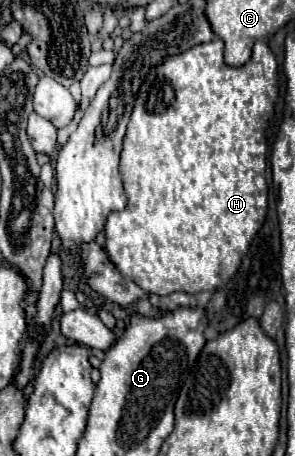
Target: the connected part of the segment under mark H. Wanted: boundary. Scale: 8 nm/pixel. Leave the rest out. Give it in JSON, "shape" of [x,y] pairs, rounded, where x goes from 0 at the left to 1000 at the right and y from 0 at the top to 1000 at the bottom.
{"shape":[[[725,86],[712,94],[678,94],[664,103],[644,103],[637,112],[610,121],[583,121],[583,129],[556,129],[542,147],[515,147],[502,156],[488,182],[475,186],[475,200],[461,204],[454,239],[441,252],[441,270],[420,296],[420,318],[407,336],[407,388],[420,401],[420,423],[434,432],[427,458],[407,467],[380,467],[359,485],[353,511],[359,511],[359,555],[386,586],[427,607],[447,612],[461,625],[475,625],[502,643],[529,647],[576,647],[590,638],[624,638],[624,643],[678,643],[678,638],[732,638],[759,629],[800,590],[814,586],[814,572],[827,555],[841,550],[841,537],[854,520],[875,511],[875,502],[895,489],[902,476],[902,432],[908,432],[908,410],[895,393],[902,375],[902,279],[908,265],[929,248],[929,226],[942,217],[942,143],[895,90],[868,90],[854,103],[854,125],[841,138],[820,147],[773,147],[759,138],[759,90]]]}

